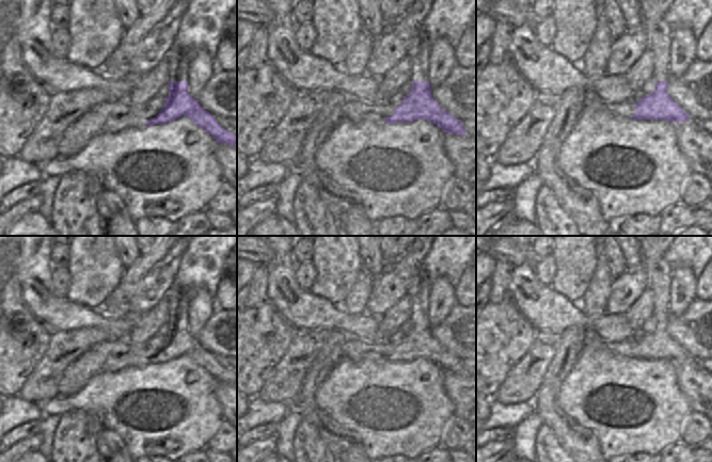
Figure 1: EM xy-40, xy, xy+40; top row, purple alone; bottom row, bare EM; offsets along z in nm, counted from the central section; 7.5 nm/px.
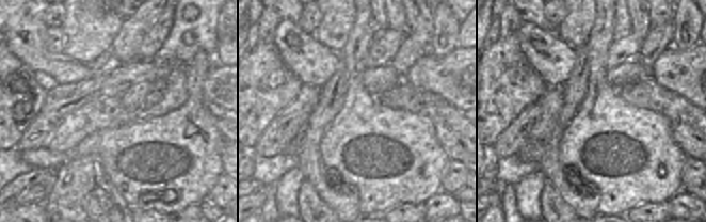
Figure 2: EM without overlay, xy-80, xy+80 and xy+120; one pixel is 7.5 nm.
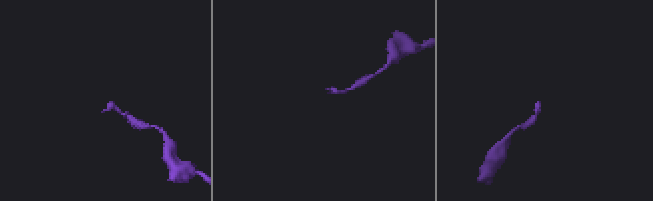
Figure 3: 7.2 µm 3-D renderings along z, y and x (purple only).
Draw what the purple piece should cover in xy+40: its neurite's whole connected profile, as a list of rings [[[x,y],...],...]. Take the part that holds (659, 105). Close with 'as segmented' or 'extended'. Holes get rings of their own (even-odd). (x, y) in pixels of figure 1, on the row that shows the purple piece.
[[[655,81],[652,94],[635,100],[636,108],[631,120],[665,120],[667,122],[684,122],[691,120],[687,113],[668,95],[668,81]]] | as segmented

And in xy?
[[[411,81],[411,84],[410,93],[404,96],[401,103],[394,109],[394,113],[383,118],[386,124],[426,120],[439,126],[444,132],[466,134],[461,120],[445,111],[433,99],[429,81]]] | as segmented

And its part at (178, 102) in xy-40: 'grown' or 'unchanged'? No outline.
unchanged

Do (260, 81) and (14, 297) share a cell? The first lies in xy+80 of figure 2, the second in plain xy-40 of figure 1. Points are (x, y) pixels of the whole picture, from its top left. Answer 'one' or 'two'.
two

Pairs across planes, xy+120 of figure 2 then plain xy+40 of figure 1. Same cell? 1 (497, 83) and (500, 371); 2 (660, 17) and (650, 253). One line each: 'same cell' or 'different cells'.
1: same cell
2: same cell

